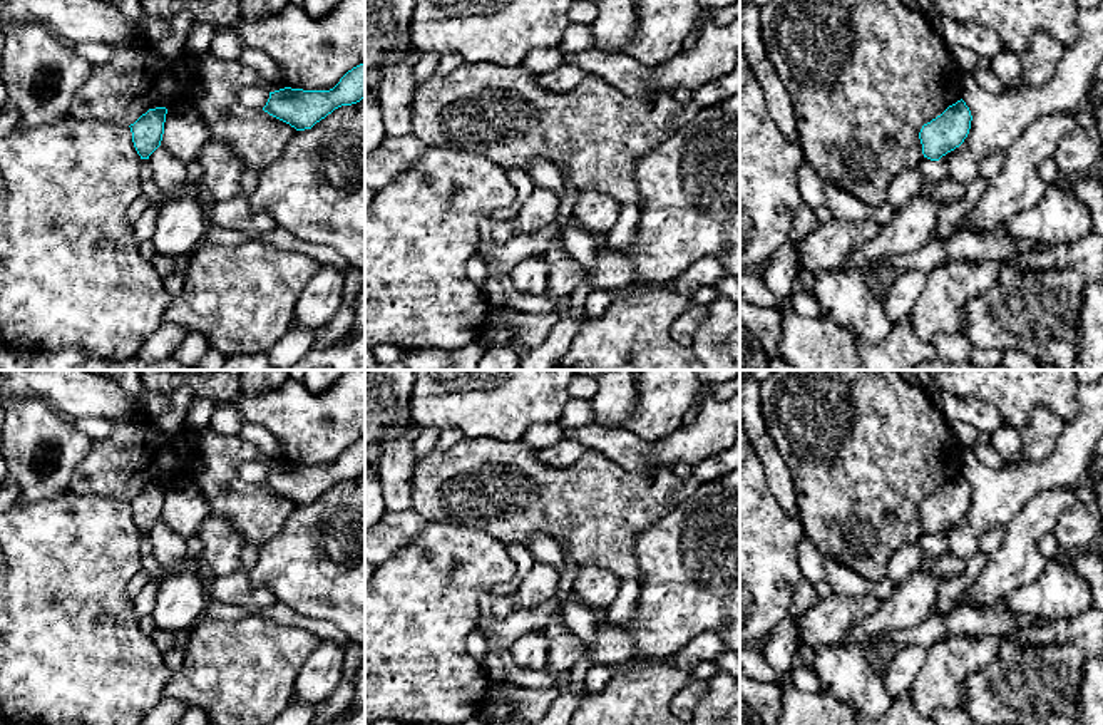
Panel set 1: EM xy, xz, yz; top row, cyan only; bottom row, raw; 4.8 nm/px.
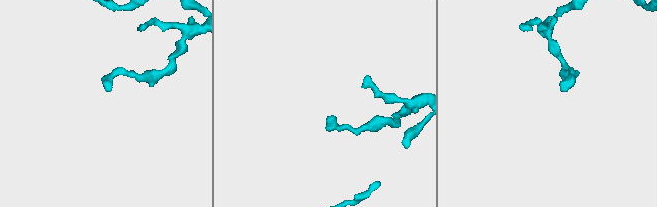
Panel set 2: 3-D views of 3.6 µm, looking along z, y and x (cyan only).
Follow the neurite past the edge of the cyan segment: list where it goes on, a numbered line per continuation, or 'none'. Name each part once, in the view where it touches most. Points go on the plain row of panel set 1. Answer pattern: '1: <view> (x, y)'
none

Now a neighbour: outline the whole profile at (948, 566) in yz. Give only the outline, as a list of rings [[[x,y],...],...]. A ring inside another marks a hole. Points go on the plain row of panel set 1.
[[[956,556],[926,558],[919,568],[929,574],[939,574],[944,579],[956,578],[966,571],[966,559]]]

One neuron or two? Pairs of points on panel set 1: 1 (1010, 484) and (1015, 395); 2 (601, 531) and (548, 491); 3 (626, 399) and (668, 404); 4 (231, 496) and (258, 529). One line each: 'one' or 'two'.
1: two
2: one
3: two
4: one

